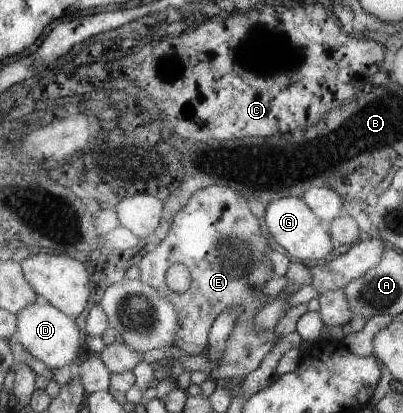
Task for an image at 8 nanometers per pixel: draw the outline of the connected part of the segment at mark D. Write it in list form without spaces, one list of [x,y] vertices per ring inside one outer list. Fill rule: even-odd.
[[[32,302],[16,312],[16,340],[18,344],[31,354],[36,360],[43,362],[48,368],[62,368],[77,359],[80,353],[80,338],[83,335],[79,331],[78,324],[74,323],[72,317],[62,314],[48,302]]]

